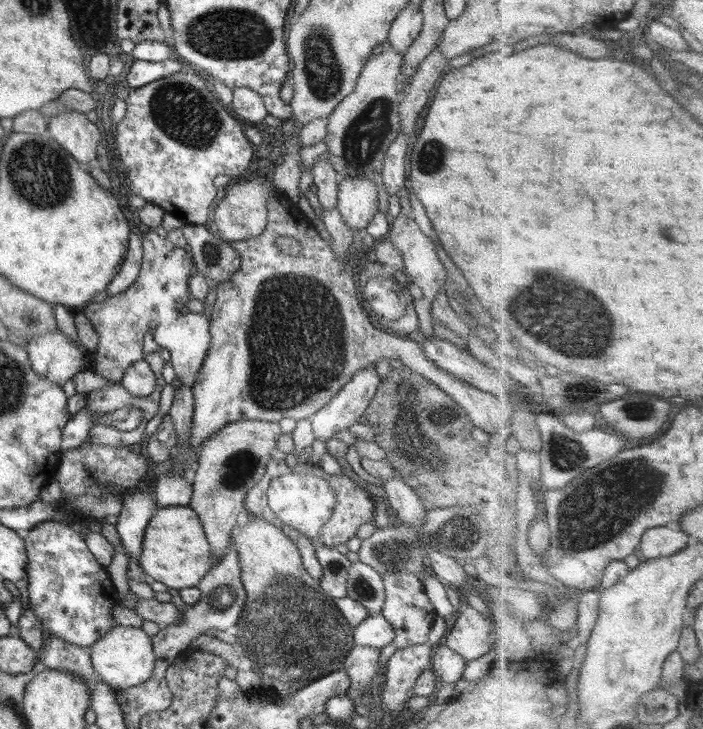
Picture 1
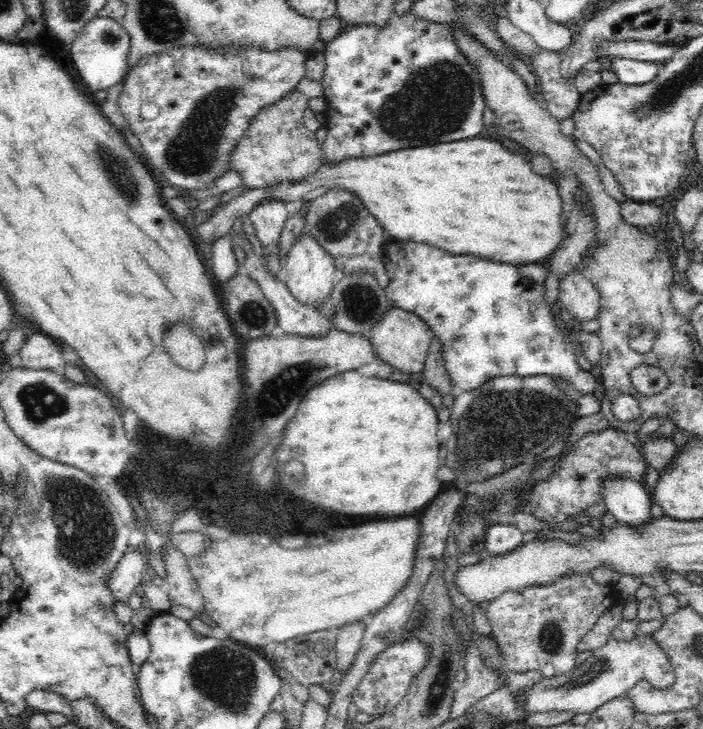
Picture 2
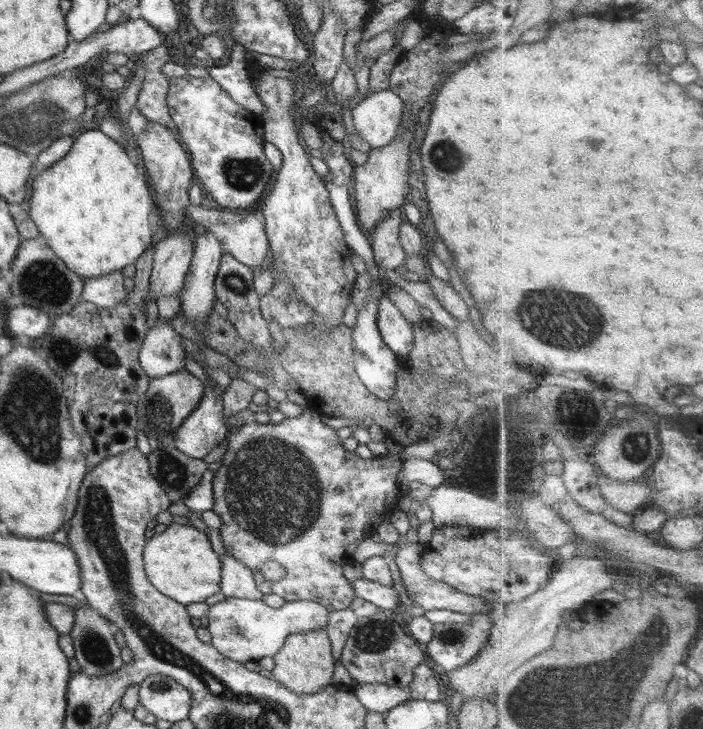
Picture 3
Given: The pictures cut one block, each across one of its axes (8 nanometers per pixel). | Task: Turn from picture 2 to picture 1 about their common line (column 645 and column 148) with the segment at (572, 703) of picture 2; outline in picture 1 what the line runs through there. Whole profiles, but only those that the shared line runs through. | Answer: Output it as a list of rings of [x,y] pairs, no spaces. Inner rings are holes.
[[[116,626],[104,637],[98,638],[91,646],[91,662],[99,679],[109,687],[124,690],[132,686],[139,687],[154,676],[156,658],[152,639],[144,630],[137,627]]]

